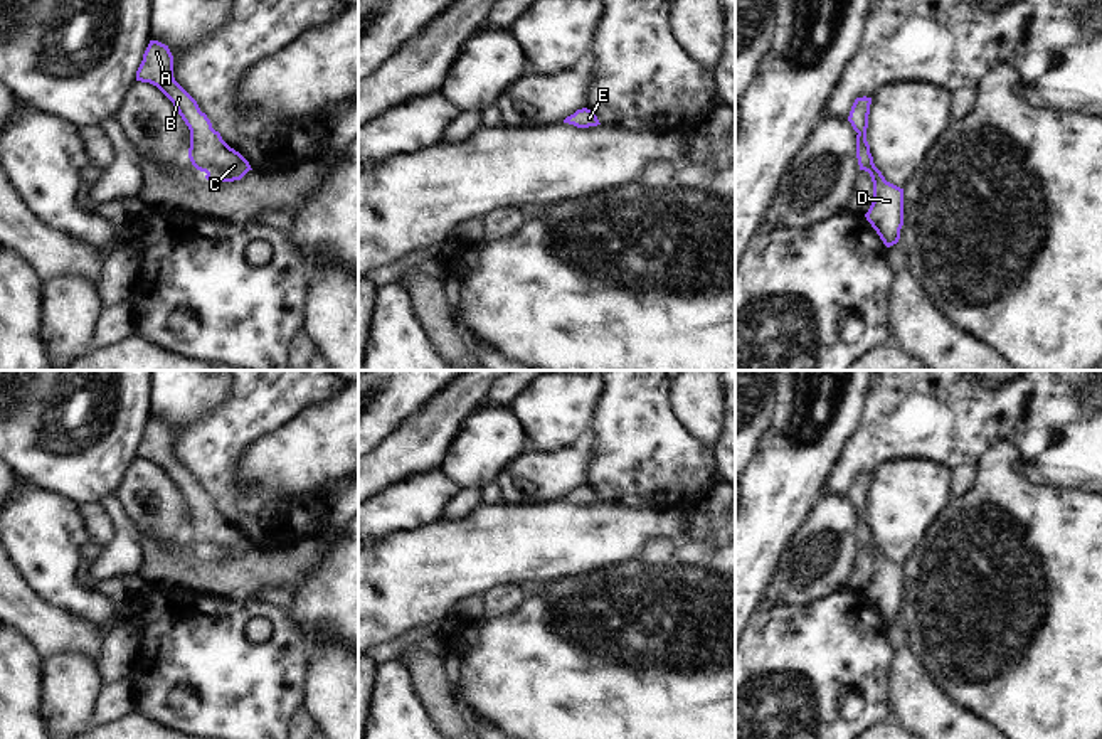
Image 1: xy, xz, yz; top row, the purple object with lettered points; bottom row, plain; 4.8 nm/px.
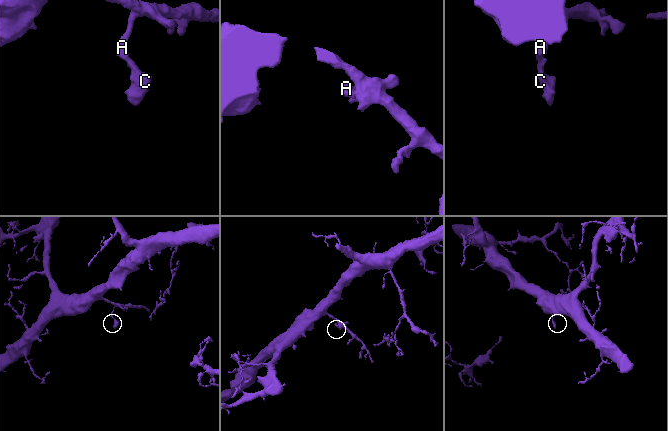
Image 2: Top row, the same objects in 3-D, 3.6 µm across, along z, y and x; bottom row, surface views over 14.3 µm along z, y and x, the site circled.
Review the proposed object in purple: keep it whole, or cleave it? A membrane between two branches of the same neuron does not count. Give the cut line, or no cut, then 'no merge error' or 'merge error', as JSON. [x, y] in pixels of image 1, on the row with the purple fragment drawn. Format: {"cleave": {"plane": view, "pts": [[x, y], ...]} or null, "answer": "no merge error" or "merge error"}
{"cleave": null, "answer": "no merge error"}

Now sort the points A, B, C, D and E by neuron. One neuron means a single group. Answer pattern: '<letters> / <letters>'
A B C D E

